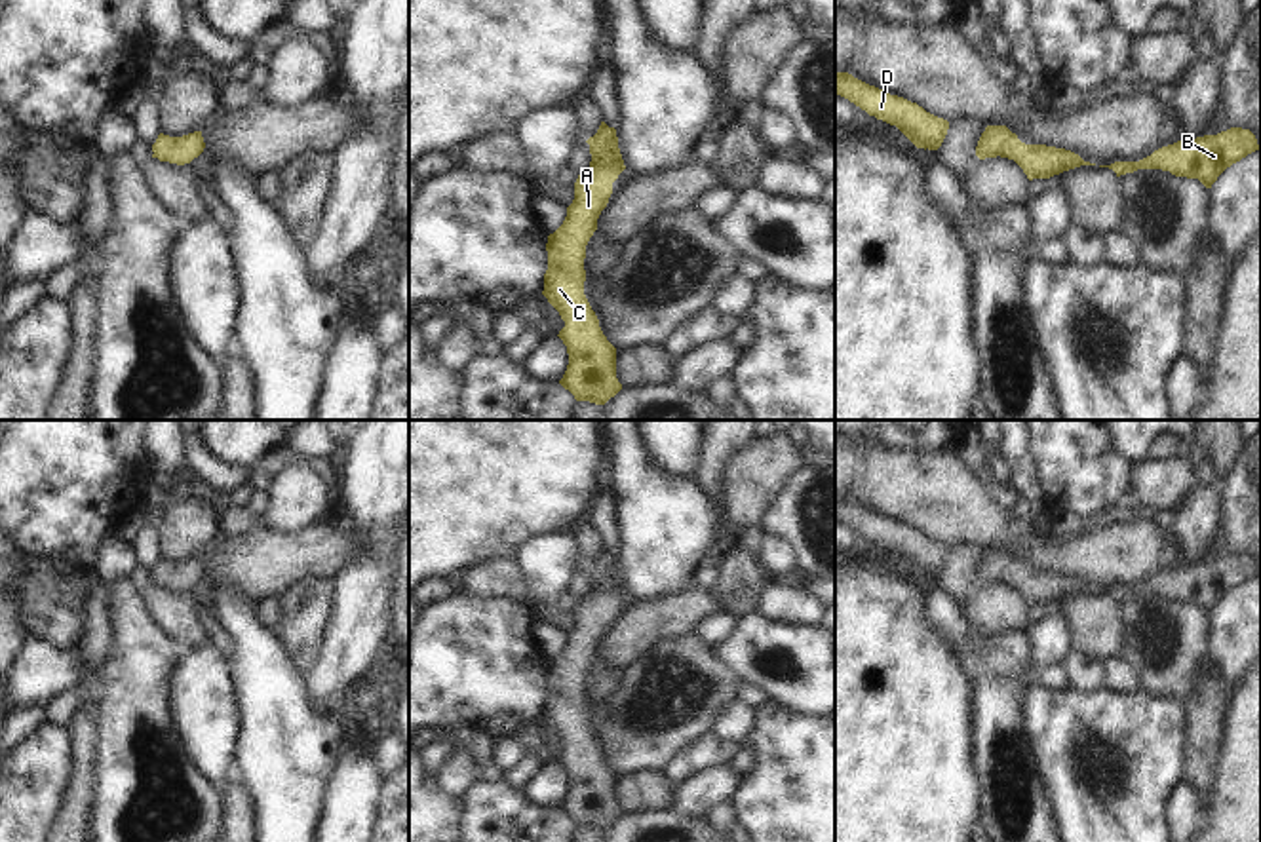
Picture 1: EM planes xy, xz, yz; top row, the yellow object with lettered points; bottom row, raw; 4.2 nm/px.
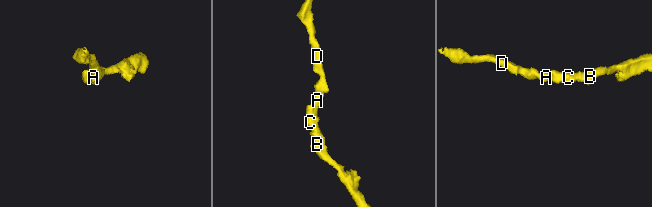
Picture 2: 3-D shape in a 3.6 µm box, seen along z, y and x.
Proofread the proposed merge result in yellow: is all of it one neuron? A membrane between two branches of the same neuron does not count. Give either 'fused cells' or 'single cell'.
single cell

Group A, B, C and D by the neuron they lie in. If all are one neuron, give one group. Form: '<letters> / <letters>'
A B C D

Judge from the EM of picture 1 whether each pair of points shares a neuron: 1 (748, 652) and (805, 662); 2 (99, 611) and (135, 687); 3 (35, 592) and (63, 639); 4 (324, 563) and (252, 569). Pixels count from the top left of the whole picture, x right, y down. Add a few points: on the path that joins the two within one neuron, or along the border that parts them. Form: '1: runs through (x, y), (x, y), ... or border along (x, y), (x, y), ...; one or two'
1: runs through (761, 650), (782, 645), (792, 650); one
2: border along (109, 592), (111, 649), (109, 658), (96, 675); two
3: runs through (46, 603), (61, 628); one
4: runs through (307, 563), (269, 563); one

